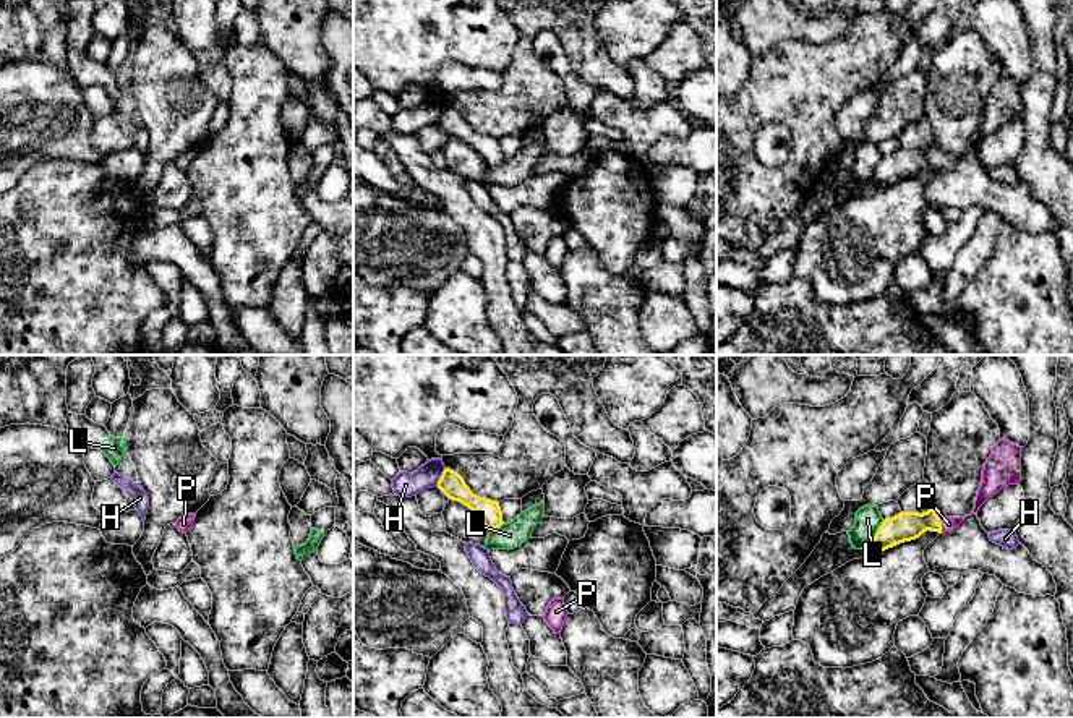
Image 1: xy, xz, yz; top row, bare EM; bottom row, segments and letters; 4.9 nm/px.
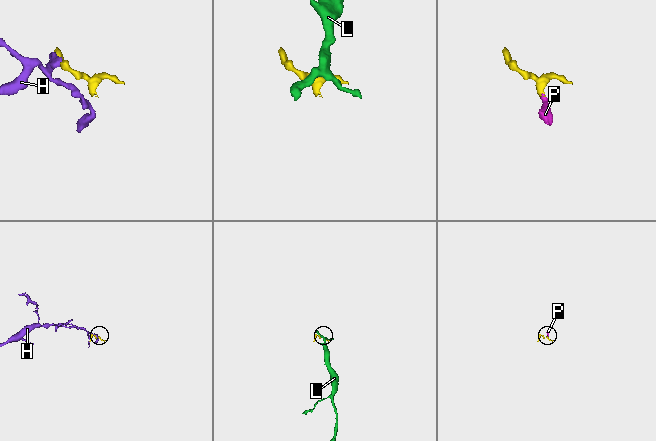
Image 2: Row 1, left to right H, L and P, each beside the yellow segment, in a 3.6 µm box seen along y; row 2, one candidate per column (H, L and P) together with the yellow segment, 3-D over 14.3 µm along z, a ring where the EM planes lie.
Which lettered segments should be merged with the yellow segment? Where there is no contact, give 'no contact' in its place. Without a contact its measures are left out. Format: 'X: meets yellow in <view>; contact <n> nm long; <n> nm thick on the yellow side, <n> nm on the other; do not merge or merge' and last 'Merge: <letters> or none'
H: meets yellow in xz; contact 100 nm long; 120 nm thick on the yellow side, 120 nm on the other; do not merge
L: meets yellow in yz; contact 140 nm long; 140 nm thick on the yellow side, 130 nm on the other; do not merge
P: meets yellow in yz; contact 130 nm long; 140 nm thick on the yellow side, 70 nm on the other; merge
Merge: P

